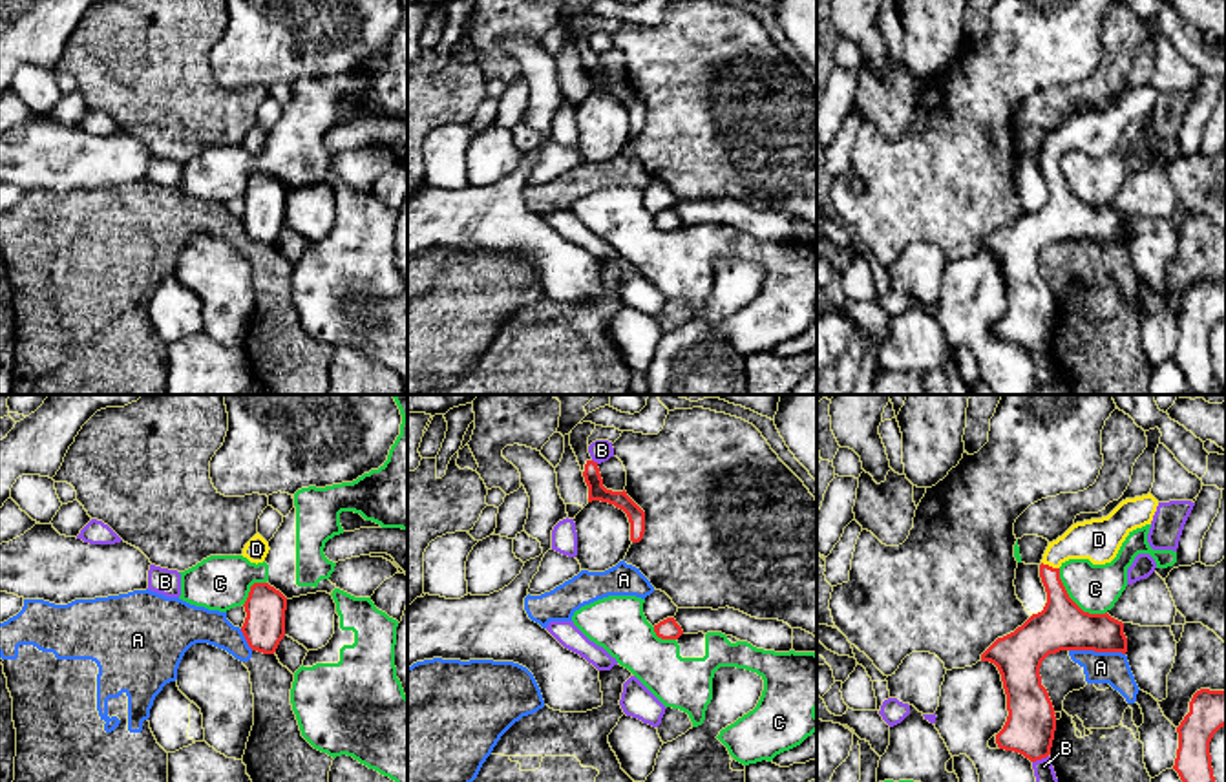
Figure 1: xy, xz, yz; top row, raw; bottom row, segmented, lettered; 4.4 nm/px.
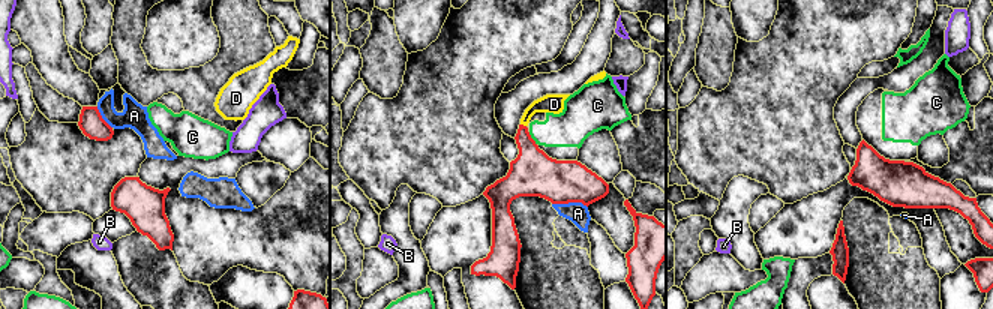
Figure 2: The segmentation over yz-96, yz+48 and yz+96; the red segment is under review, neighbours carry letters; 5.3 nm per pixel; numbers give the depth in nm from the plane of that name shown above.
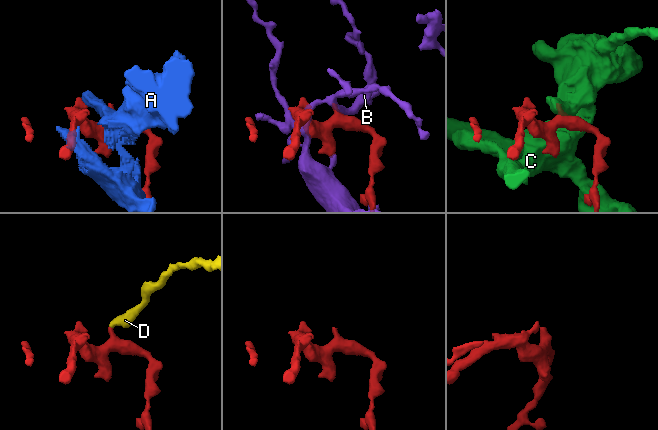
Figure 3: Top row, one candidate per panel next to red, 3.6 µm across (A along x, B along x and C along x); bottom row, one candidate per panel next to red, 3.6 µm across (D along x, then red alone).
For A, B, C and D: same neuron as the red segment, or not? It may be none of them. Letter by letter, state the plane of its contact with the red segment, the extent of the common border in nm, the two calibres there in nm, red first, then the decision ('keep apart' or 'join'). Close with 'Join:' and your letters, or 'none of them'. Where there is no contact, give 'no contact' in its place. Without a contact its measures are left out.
A: contact in yz; length 240 nm; calibres 220 and 140 nm; keep apart
B: contact in yz; length 80 nm; calibres 220 and 90 nm; keep apart
C: contact in yz; length 300 nm; calibres 220 and 220 nm; keep apart
D: contact in yz; length 90 nm; calibres 200 and 190 nm; join
Join: D

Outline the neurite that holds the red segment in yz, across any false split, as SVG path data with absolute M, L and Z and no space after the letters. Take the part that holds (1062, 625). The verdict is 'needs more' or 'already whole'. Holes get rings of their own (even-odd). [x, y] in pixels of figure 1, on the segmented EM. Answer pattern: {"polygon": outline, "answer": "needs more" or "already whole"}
{"polygon": "M1147 493L1122 501L1107 517L1073 524L1049 543L1040 577L1047 592L1041 612L1032 614L1014 632L998 638L981 661L998 667L1007 694L1007 722L996 734L999 749L1014 751L1030 762L1051 755L1056 713L1040 667L1060 650L1127 652L1124 623L1105 614L1083 612L1067 594L1060 566L1069 559L1111 563L1126 537L1151 524L1158 501Z", "answer": "needs more"}

